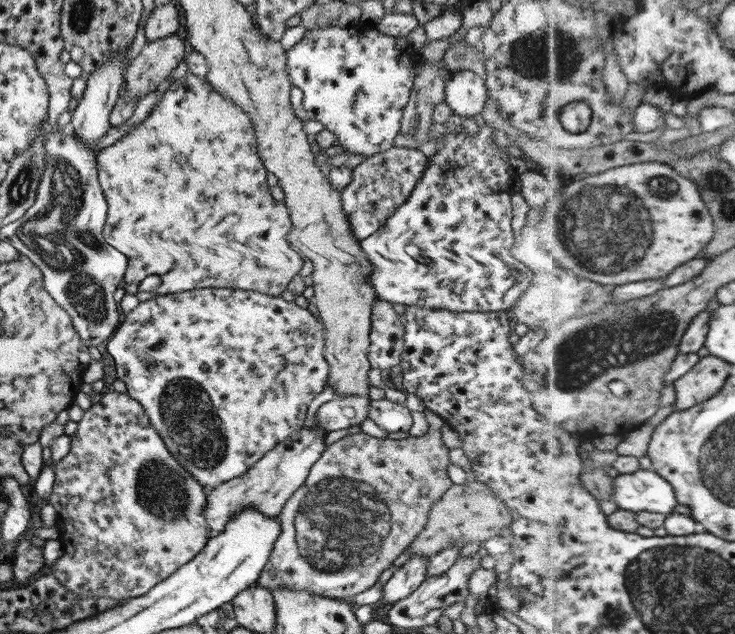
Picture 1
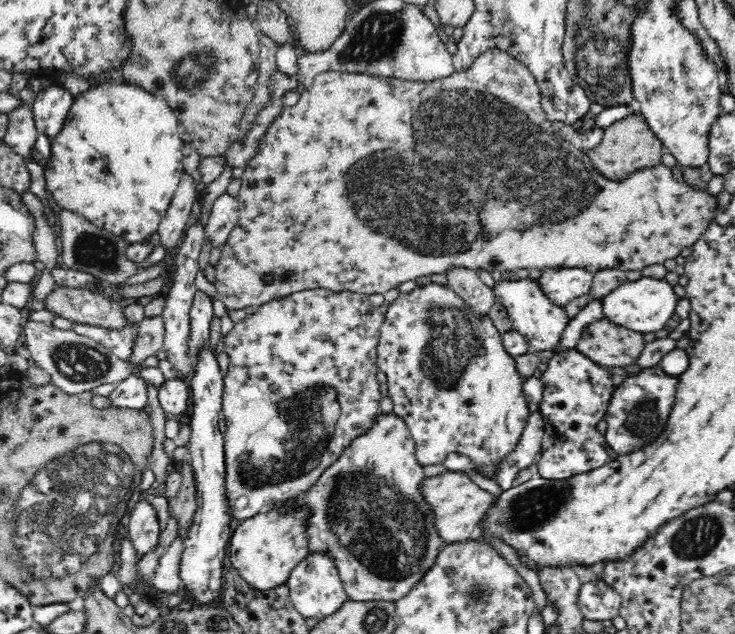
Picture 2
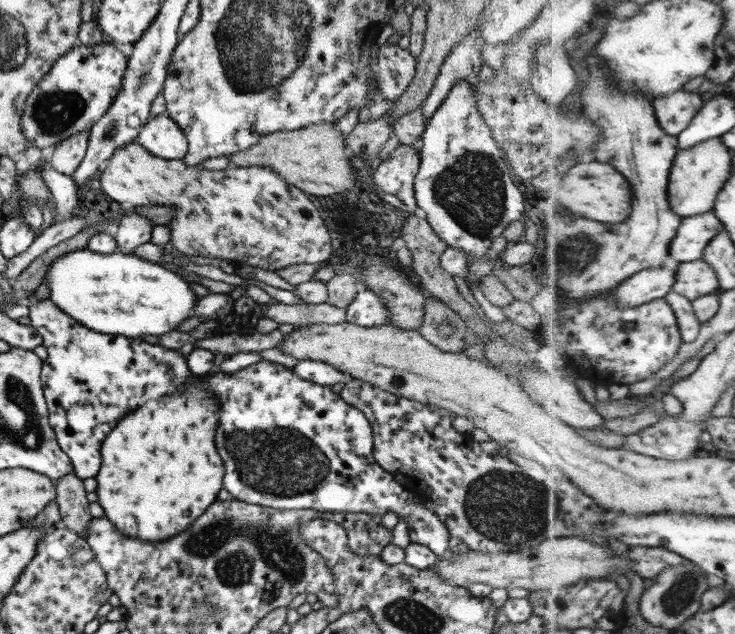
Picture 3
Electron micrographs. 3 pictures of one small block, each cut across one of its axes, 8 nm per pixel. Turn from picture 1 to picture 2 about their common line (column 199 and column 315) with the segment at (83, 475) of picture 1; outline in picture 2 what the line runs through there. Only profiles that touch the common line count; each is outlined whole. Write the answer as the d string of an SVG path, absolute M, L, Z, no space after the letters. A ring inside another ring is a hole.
M381 413L374 426L364 436L356 438L340 460L328 466L308 492L280 504L282 509L296 505L312 507L312 516L308 520L308 548L331 555L350 601L396 602L414 588L424 571L432 566L440 547L446 544L436 534L431 508L419 491L425 477L422 467L416 459L416 447L404 422L395 413Z

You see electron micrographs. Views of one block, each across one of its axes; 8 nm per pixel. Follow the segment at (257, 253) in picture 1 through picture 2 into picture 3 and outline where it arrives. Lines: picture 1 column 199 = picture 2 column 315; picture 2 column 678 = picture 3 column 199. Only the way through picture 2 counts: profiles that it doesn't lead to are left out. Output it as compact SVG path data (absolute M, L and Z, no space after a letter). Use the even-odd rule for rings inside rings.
M135 140L123 146L117 147L111 156L106 160L106 164L99 170L98 174L98 189L100 192L104 192L111 200L114 200L118 204L121 202L127 202L132 207L147 206L147 205L167 205L172 208L174 217L168 222L170 228L170 240L172 242L172 248L175 251L193 256L202 256L207 258L223 258L230 260L231 263L246 264L247 266L257 266L263 270L274 271L284 266L292 264L315 264L323 262L329 254L332 252L332 247L329 245L330 238L327 232L327 227L323 224L321 211L317 210L312 202L308 198L308 195L302 190L299 190L296 186L284 181L271 167L255 166L254 164L243 164L241 166L227 166L222 170L207 170L200 166L185 166L182 163L182 159L167 160L161 157L156 157L144 149Z

